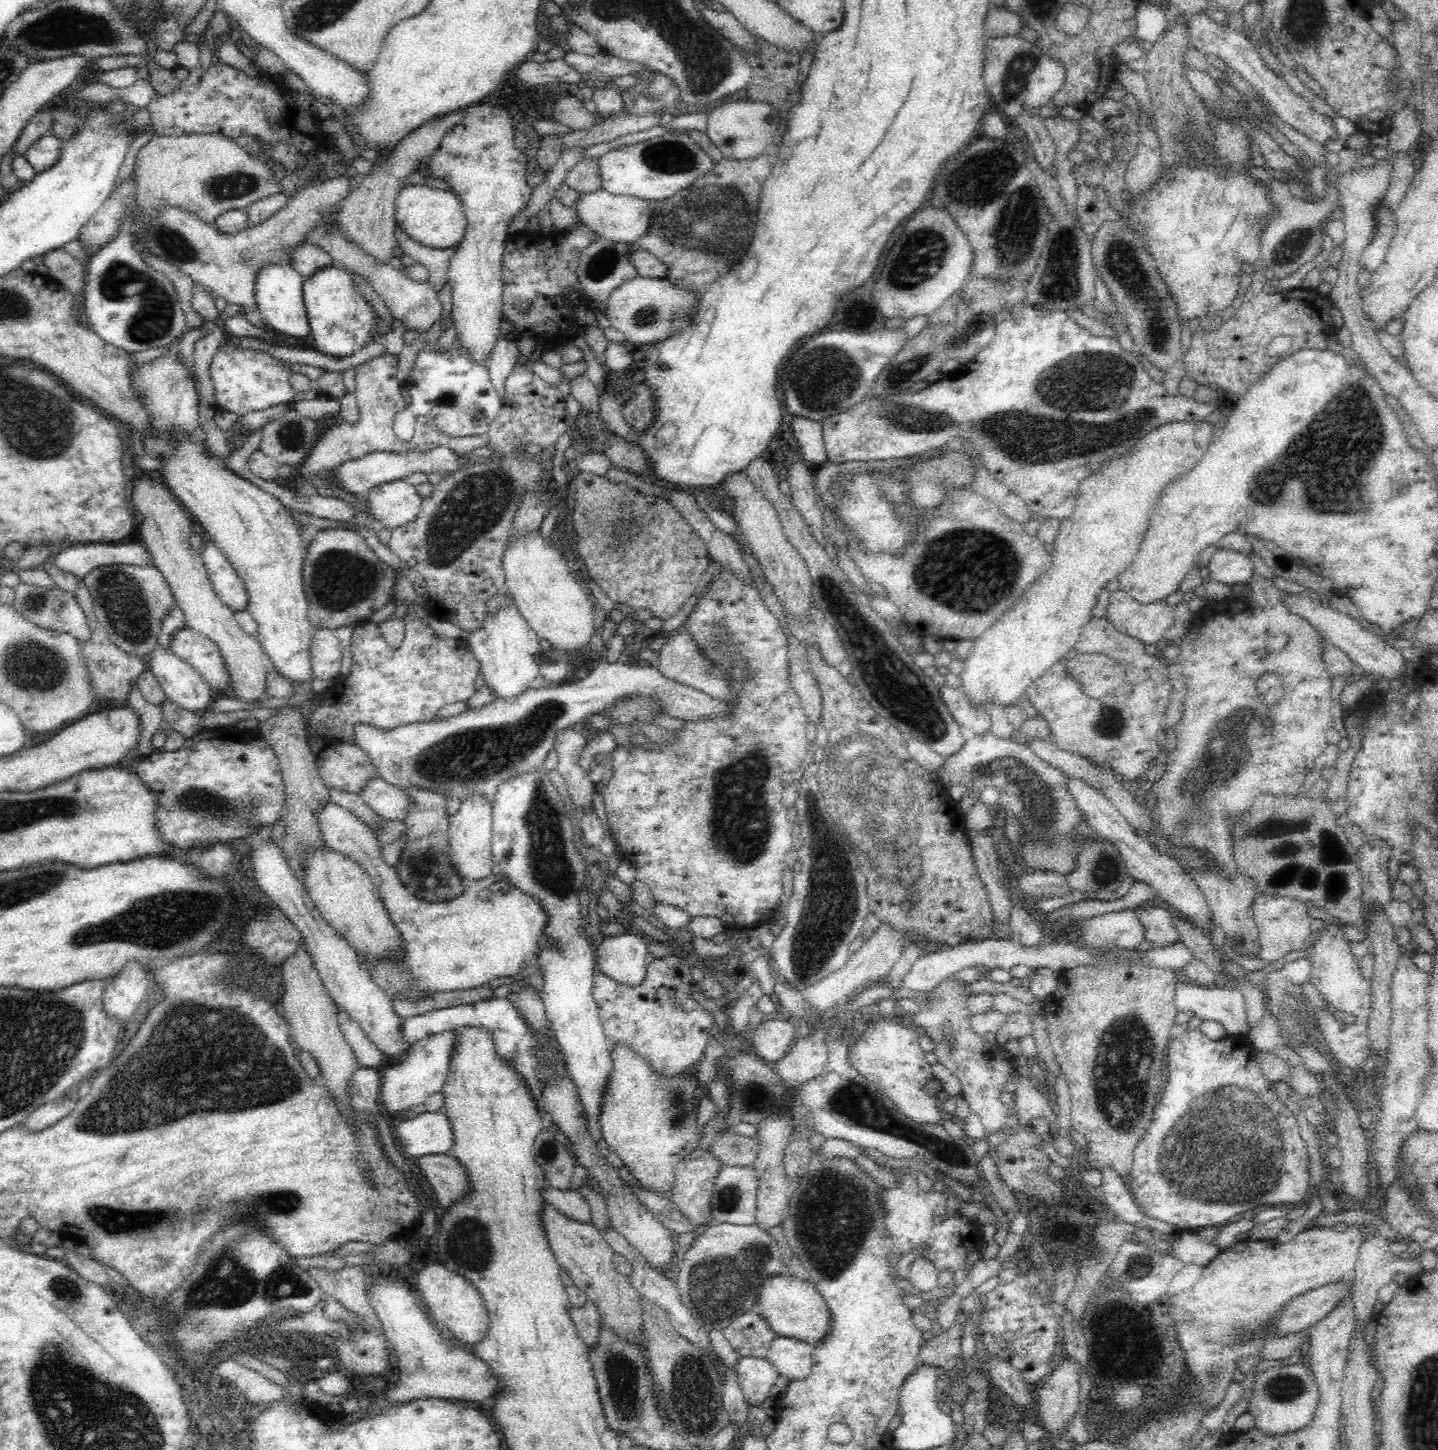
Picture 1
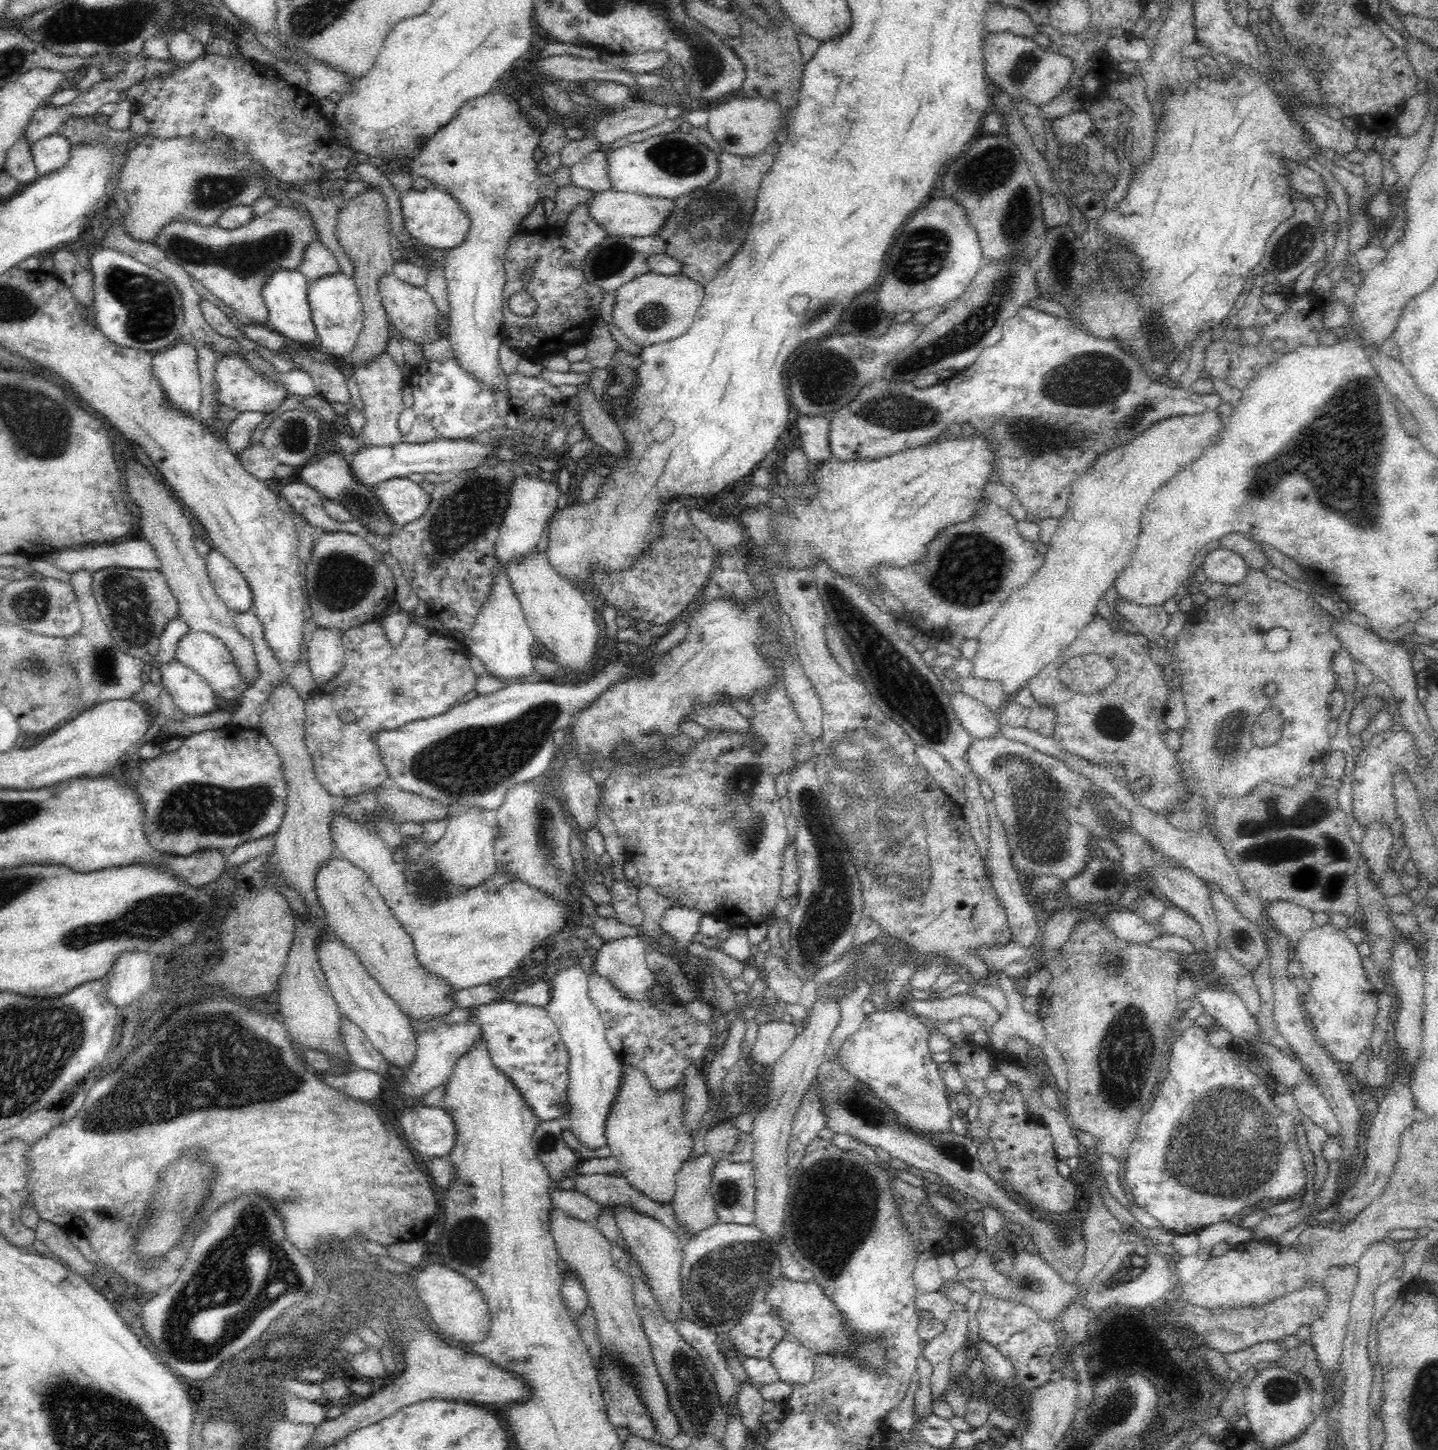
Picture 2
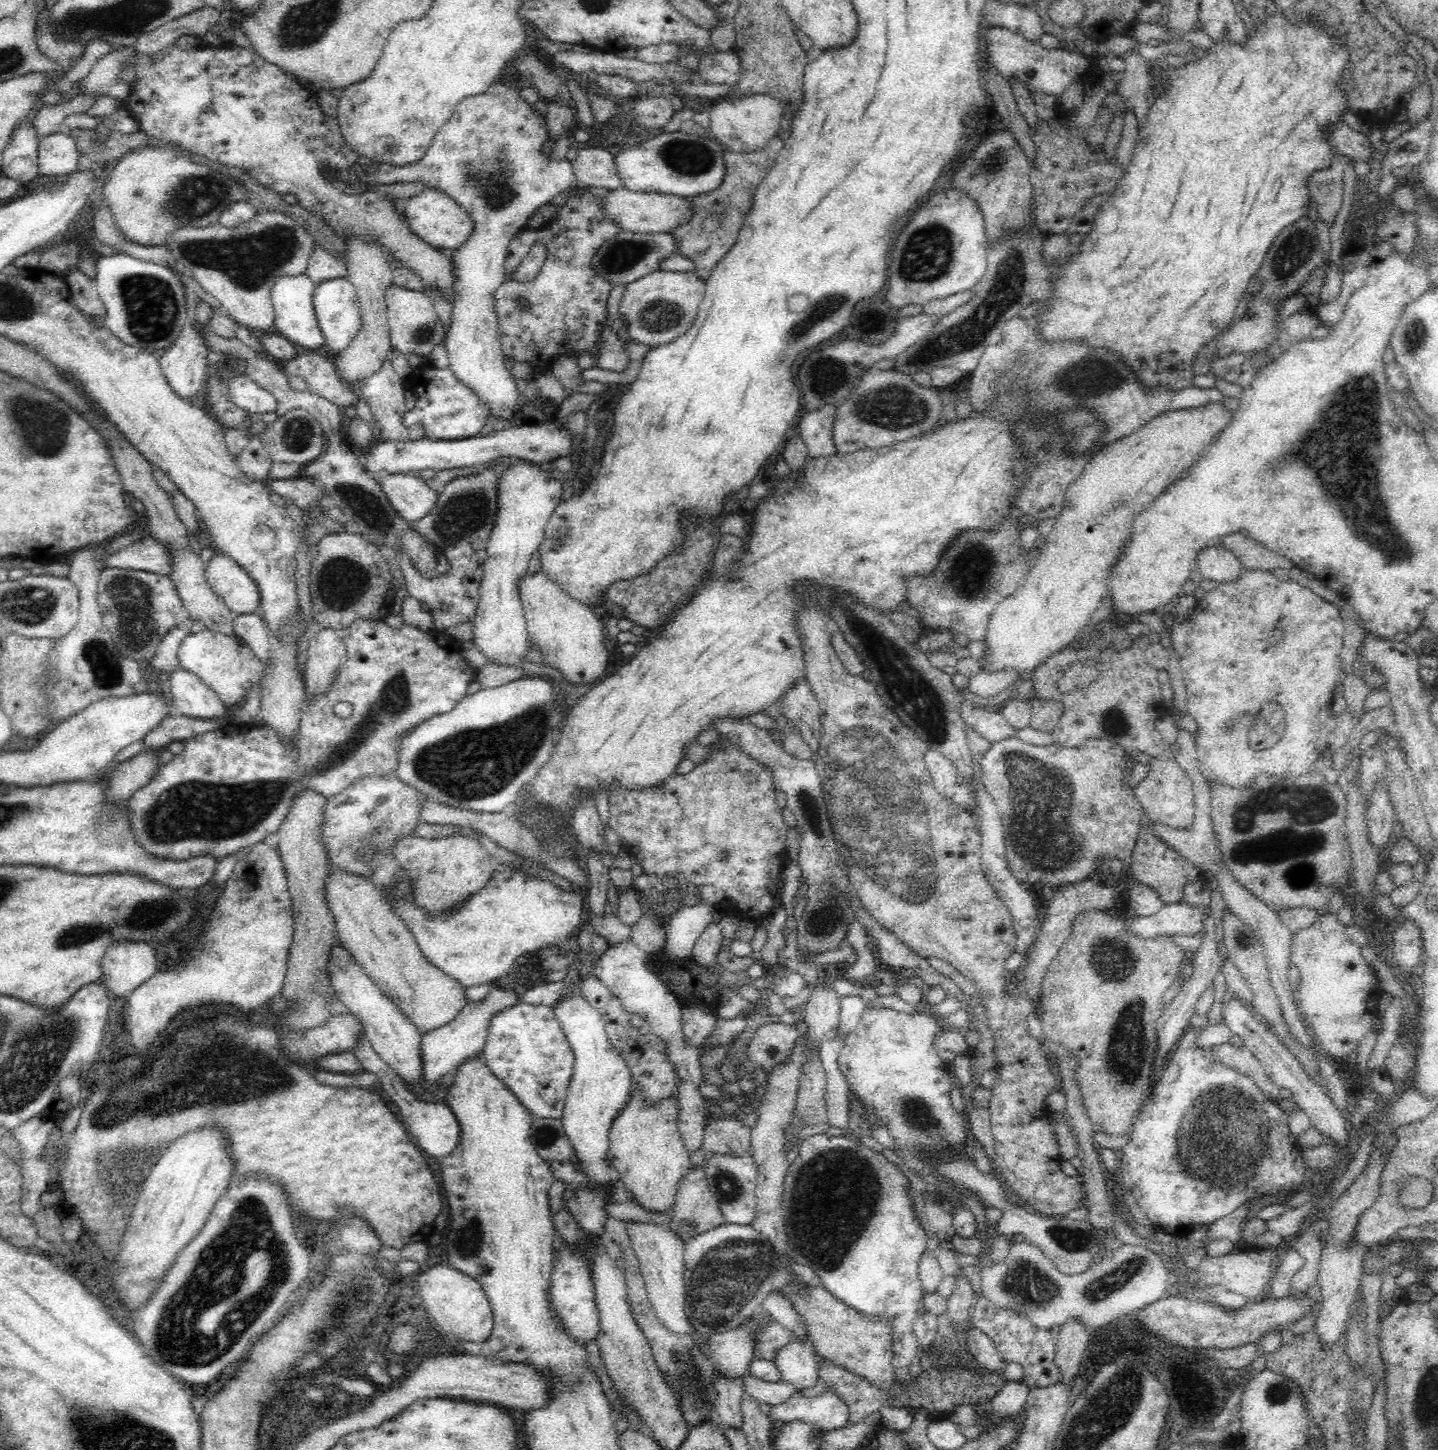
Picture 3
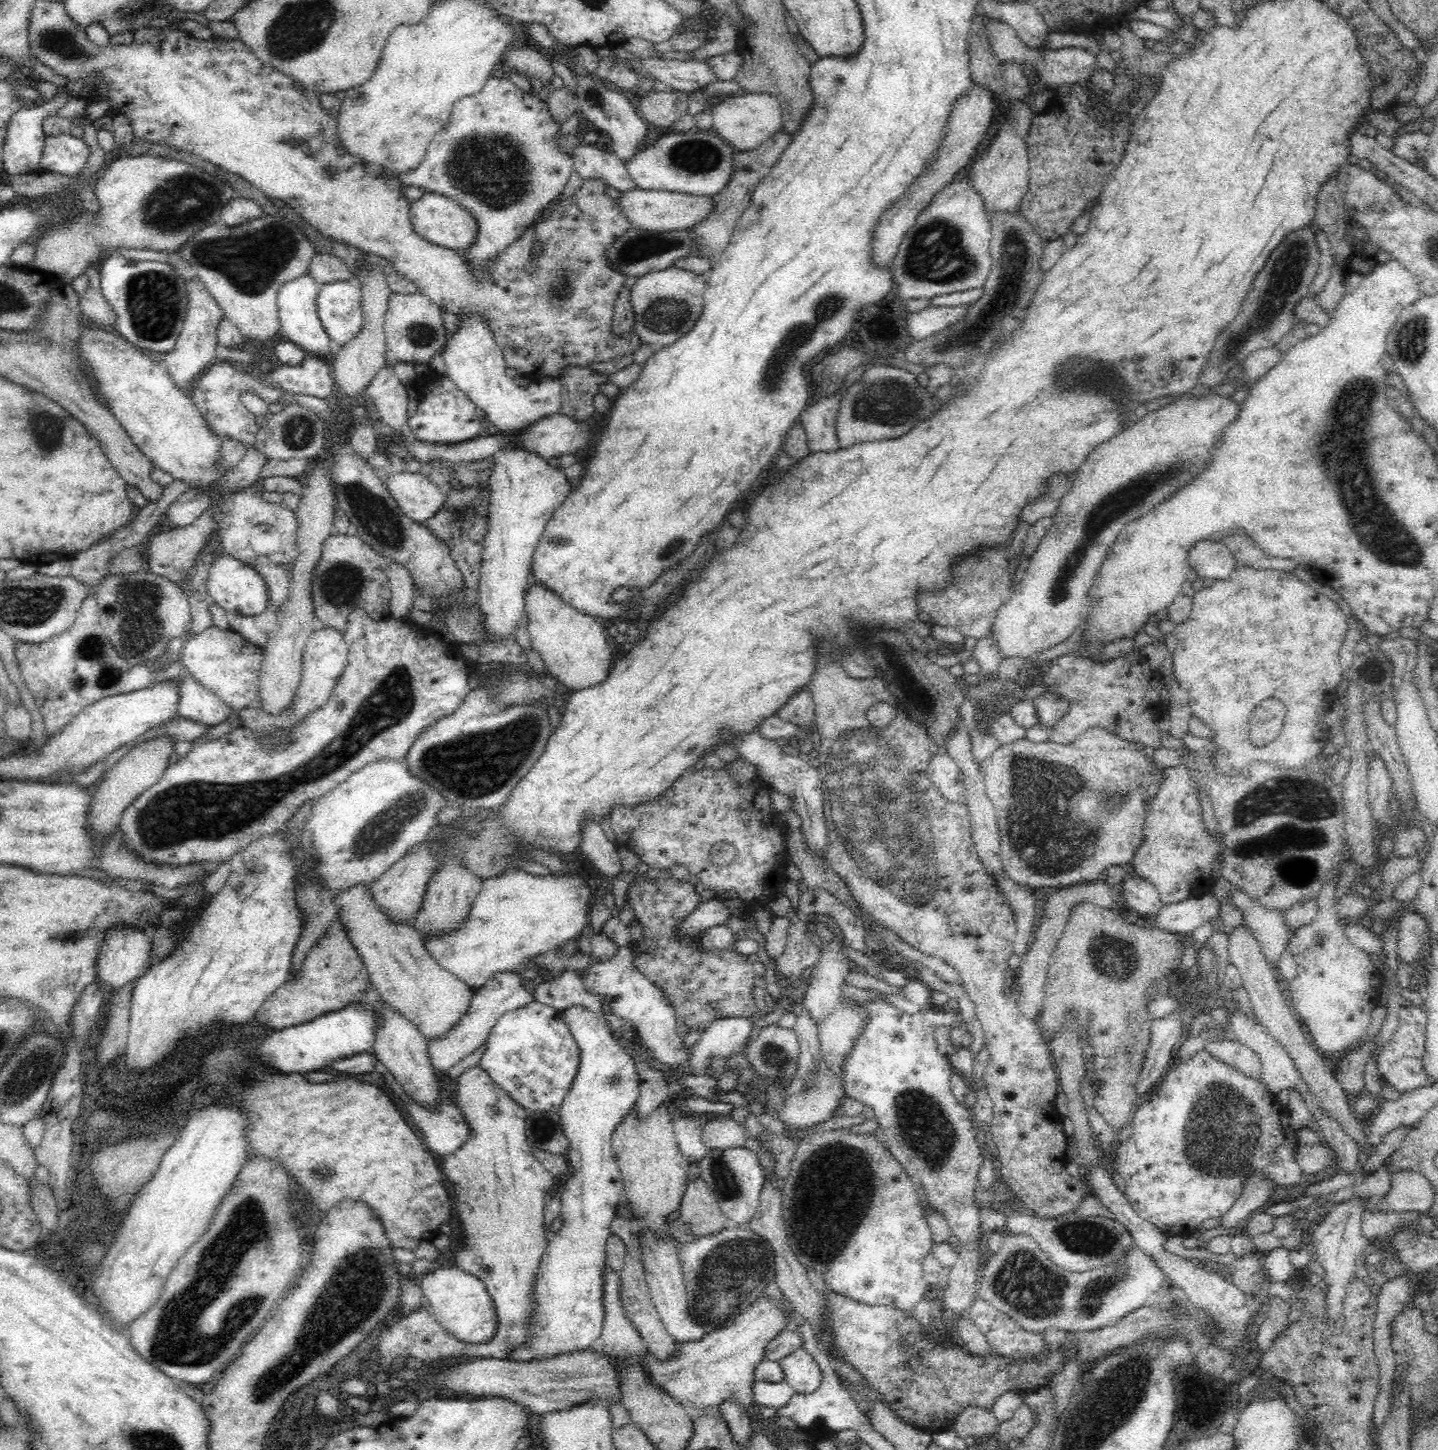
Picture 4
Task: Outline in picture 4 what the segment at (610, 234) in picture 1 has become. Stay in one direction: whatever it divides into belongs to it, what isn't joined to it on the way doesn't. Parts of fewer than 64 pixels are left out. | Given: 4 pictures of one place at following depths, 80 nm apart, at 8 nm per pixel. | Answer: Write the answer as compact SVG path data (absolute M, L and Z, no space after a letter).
M632 189L620 191L620 196L614 200L620 211L630 221L630 228L644 229L650 232L668 232L682 230L694 226L696 222L710 214L714 206L710 195L690 195L688 193Z

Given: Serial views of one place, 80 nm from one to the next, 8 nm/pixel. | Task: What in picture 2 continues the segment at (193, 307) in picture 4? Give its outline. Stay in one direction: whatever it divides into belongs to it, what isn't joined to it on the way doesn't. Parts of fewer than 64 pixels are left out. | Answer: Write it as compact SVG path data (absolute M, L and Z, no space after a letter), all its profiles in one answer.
M182 340L176 345L170 345L160 352L155 352L150 362L150 371L154 375L154 379L158 380L158 387L162 387L162 395L166 395L166 403L170 405L170 409L184 413L184 415L192 415L195 417L199 414L201 406L201 388L200 373L198 373L198 365L196 365L196 344L187 340Z

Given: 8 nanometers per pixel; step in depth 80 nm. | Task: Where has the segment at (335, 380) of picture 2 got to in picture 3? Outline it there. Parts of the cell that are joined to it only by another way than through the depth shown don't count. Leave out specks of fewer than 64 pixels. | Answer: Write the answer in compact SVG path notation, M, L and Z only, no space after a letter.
M306 349L302 354L283 361L281 366L285 376L299 376L308 385L312 394L326 398L344 408L355 403L352 387L338 373L331 356L324 351Z

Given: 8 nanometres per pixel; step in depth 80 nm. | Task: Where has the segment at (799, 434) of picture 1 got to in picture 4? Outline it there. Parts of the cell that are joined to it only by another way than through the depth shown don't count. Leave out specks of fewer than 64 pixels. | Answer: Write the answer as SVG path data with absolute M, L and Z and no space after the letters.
M842 390L840 396L809 401L801 412L799 422L804 427L810 452L834 452L839 449L835 423L841 398L846 391Z

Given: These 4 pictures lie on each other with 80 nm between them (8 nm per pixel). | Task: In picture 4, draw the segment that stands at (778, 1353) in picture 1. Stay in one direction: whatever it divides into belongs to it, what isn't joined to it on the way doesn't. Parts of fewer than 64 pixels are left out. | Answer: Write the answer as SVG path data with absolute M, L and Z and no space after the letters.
M798 1348L779 1360L786 1381L795 1392L814 1392L822 1382L822 1371L816 1359L804 1348Z

